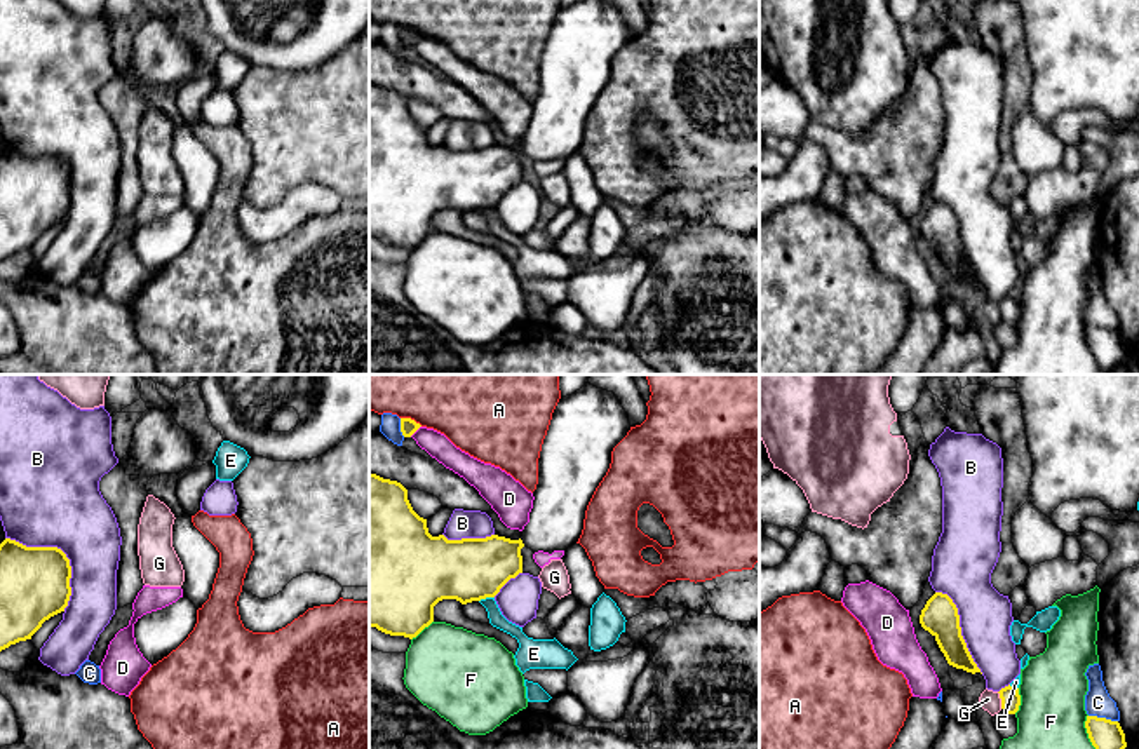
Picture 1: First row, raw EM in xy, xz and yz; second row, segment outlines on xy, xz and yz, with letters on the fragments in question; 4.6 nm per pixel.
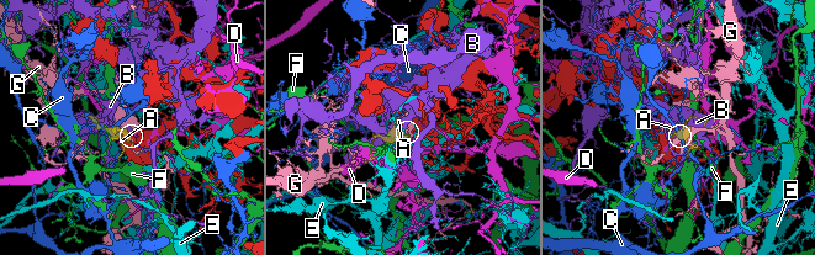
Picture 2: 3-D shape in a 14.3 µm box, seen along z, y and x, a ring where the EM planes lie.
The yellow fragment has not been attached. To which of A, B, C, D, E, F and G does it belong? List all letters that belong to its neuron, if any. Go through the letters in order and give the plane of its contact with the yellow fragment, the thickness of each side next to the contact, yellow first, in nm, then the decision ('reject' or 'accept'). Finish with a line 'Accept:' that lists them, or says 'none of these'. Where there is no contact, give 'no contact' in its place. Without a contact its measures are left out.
A: xz | 80/500 nm | reject
B: xy | 320/440 nm | reject
C: yz | 140/130 nm | reject
D: xz | 80/110 nm | reject
E: xz | 300/70 nm | reject
F: yz | 140/300 nm | reject
G: yz | 90/100 nm | reject
Accept: none of these

